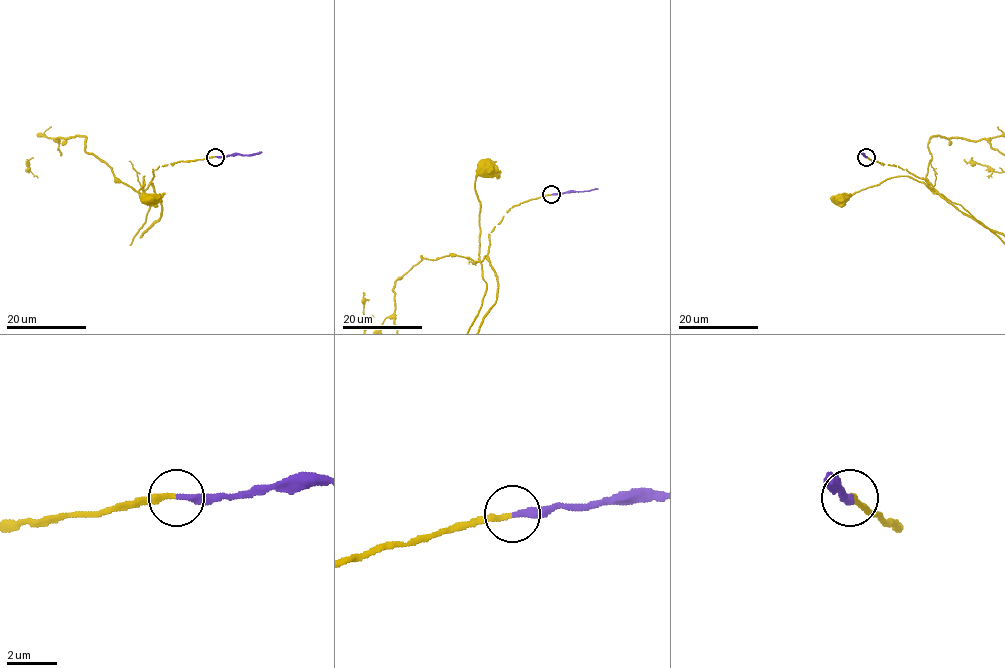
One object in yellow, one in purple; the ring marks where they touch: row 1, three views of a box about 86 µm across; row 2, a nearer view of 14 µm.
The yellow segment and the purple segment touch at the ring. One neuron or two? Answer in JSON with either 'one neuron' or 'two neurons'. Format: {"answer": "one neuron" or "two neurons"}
{"answer": "one neuron"}

